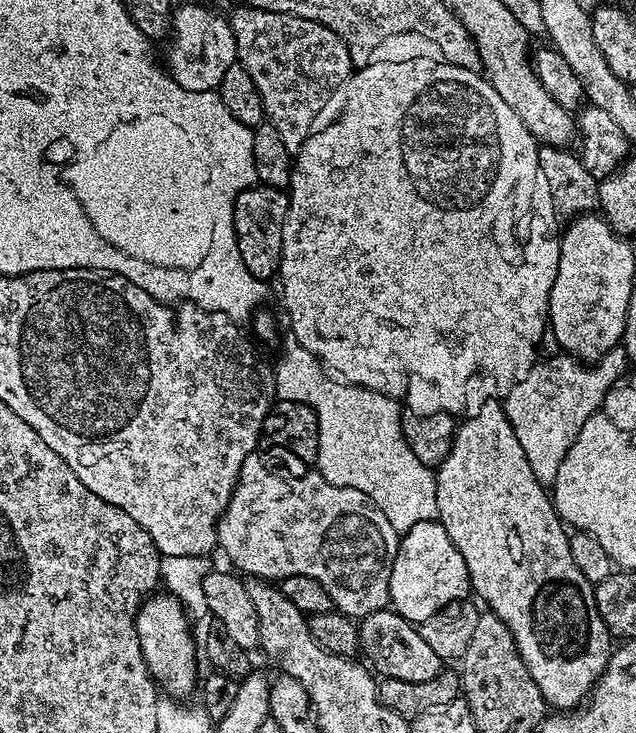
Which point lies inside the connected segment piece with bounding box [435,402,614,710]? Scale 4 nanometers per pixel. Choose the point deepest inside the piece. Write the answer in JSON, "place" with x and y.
{"place":[501,519]}

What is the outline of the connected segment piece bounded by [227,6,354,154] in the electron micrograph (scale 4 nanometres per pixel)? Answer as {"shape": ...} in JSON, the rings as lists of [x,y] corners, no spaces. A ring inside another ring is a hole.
{"shape":[[[241,6],[233,12],[229,11],[227,17],[234,30],[237,61],[244,67],[246,74],[254,78],[254,86],[258,86],[258,94],[262,94],[267,123],[278,130],[278,138],[282,138],[282,144],[288,152],[299,152],[317,127],[316,119],[319,118],[320,111],[331,102],[336,91],[339,93],[345,87],[351,75],[354,65],[348,47],[334,30],[328,28],[327,23],[314,20],[307,14],[271,12]]]}

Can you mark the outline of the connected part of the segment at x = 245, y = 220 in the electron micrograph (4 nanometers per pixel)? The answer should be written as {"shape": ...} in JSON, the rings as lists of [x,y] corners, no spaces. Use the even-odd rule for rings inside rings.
{"shape":[[[257,183],[242,190],[234,202],[234,230],[236,231],[236,252],[242,254],[242,262],[254,278],[268,282],[279,273],[282,262],[282,238],[284,237],[284,216],[288,213],[288,192],[283,188],[272,188]]]}

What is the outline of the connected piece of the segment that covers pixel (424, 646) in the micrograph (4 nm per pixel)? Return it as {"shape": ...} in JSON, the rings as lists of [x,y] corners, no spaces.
{"shape":[[[385,610],[363,617],[358,627],[360,652],[365,656],[363,659],[381,677],[398,678],[402,682],[430,682],[430,678],[442,671],[442,661],[438,654],[434,654],[434,650],[430,650],[429,644],[422,638],[419,627],[402,618],[396,611]]]}

